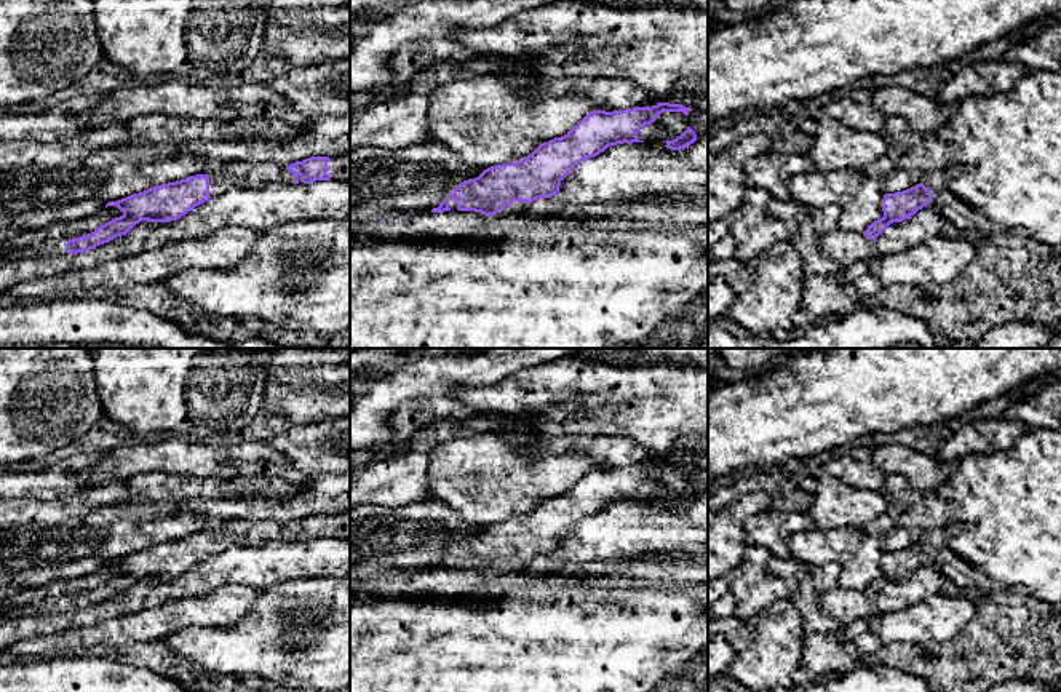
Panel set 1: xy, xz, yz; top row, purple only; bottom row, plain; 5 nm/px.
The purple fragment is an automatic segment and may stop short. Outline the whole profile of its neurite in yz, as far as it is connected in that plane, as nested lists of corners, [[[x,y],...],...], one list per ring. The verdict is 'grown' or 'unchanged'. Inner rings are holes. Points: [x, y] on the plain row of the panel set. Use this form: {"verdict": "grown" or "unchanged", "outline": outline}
{"verdict": "unchanged", "outline": [[[922,540],[903,550],[885,551],[882,558],[884,574],[868,583],[868,587],[863,590],[864,596],[874,598],[890,582],[901,580],[914,574],[928,561],[932,561],[932,551]]]}

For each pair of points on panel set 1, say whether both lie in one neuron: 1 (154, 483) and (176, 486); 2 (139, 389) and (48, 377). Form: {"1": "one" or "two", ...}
{"1": "one", "2": "two"}

